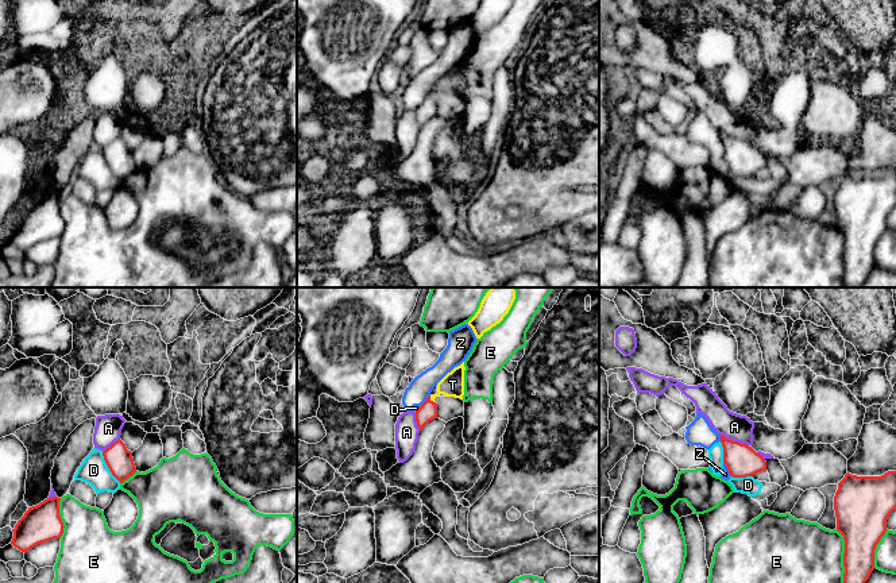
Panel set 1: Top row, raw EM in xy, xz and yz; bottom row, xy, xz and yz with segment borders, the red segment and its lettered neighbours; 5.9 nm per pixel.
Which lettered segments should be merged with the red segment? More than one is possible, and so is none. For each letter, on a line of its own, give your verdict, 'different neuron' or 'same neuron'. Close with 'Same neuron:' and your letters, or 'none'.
A: different neuron
D: different neuron
E: different neuron
T: same neuron
Z: different neuron
Same neuron: T

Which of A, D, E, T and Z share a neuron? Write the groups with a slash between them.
A / D Z / E / T

